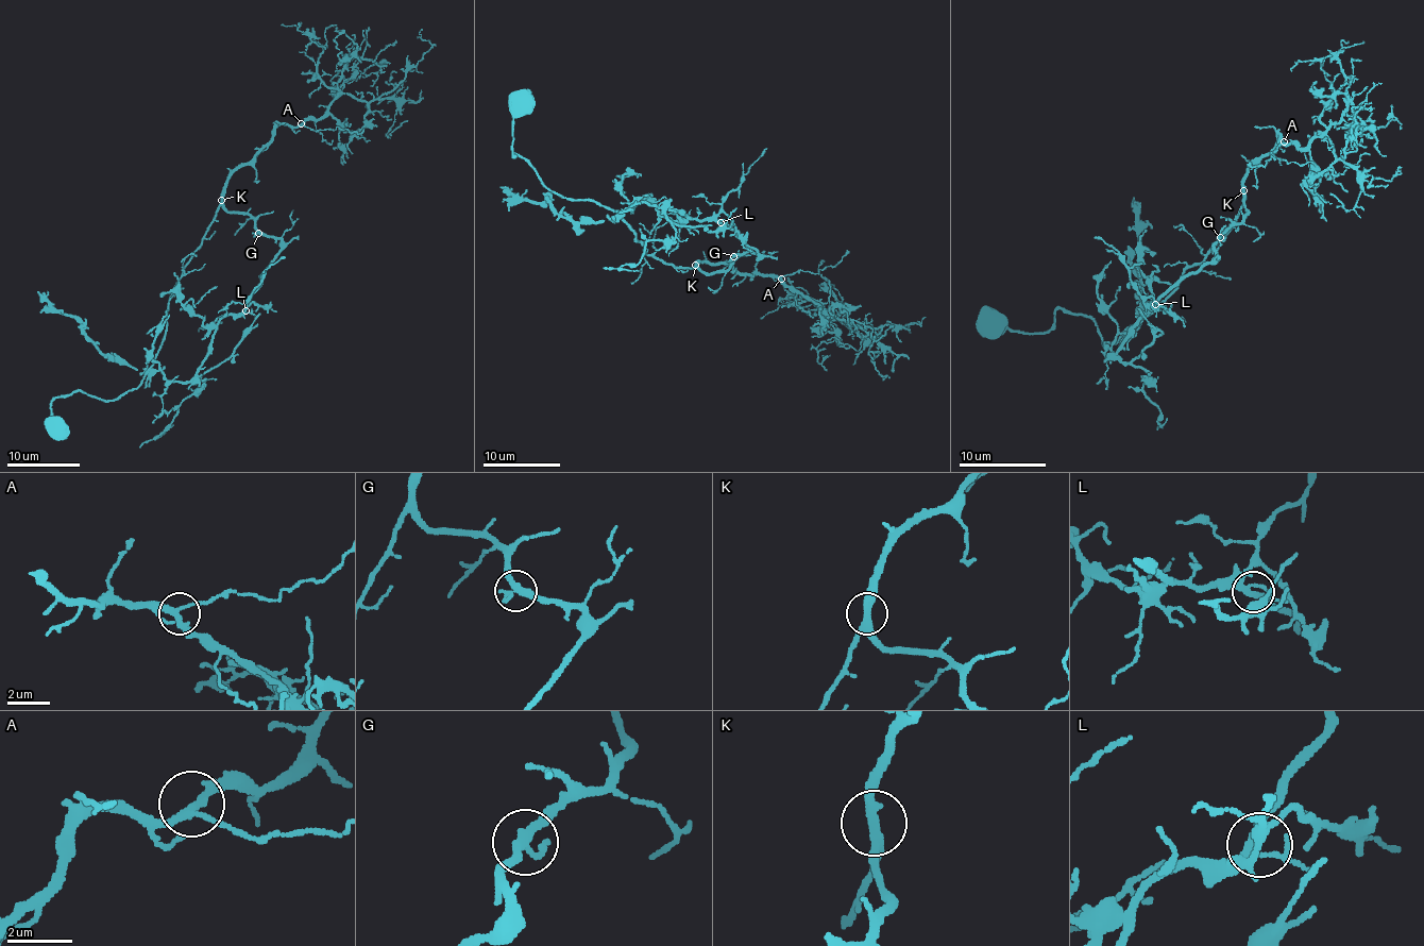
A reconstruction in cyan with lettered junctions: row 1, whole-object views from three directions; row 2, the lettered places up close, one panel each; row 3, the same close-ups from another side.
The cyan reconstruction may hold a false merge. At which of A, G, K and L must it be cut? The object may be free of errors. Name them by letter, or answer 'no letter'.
no letter

